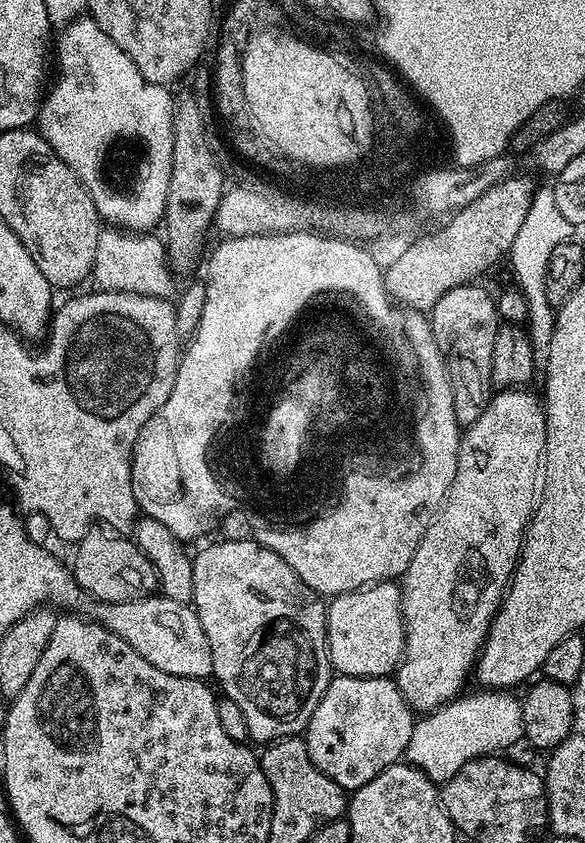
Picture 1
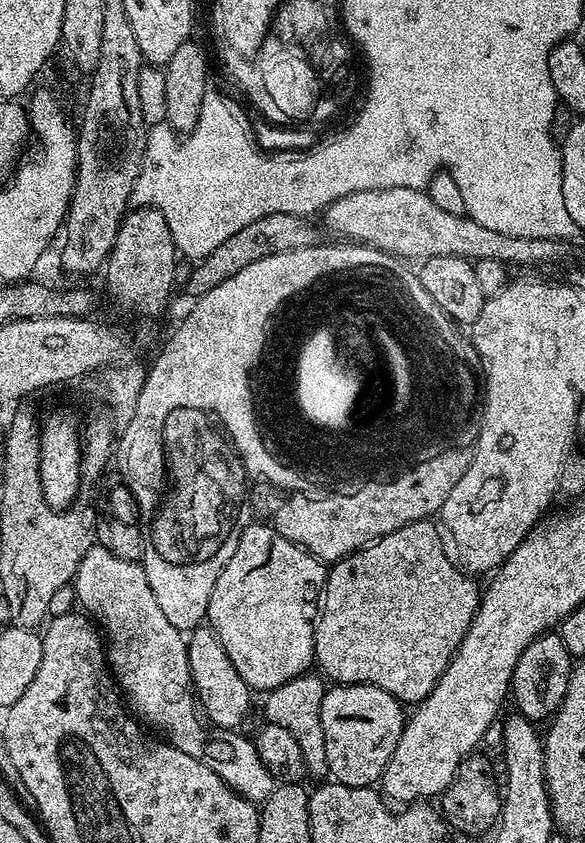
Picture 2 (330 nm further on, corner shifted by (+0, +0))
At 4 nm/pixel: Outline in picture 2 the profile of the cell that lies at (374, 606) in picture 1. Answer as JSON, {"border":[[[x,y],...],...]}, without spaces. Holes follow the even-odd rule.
{"border":[[[431,519],[410,522],[382,538],[378,538],[372,544],[360,549],[359,552],[351,552],[346,558],[335,561],[327,569],[324,581],[324,591],[322,593],[322,603],[318,608],[318,619],[316,621],[316,658],[315,663],[320,664],[319,671],[323,673],[329,681],[336,684],[373,684],[382,690],[386,690],[396,700],[408,706],[415,706],[432,693],[438,678],[446,670],[446,666],[452,661],[452,656],[458,650],[470,622],[480,605],[482,595],[481,585],[476,585],[471,575],[463,567],[458,566],[455,559],[448,557],[448,552],[444,549],[445,537],[441,529],[432,525]]]}

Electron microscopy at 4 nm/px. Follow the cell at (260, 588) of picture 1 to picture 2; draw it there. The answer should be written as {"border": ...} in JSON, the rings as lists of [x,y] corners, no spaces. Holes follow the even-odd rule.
{"border":[[[252,522],[238,538],[238,550],[230,554],[230,562],[218,574],[210,594],[207,627],[222,642],[226,658],[234,662],[234,670],[242,674],[249,689],[267,694],[294,678],[305,675],[316,658],[316,621],[322,600],[325,565],[294,542],[282,538],[268,522]]]}

